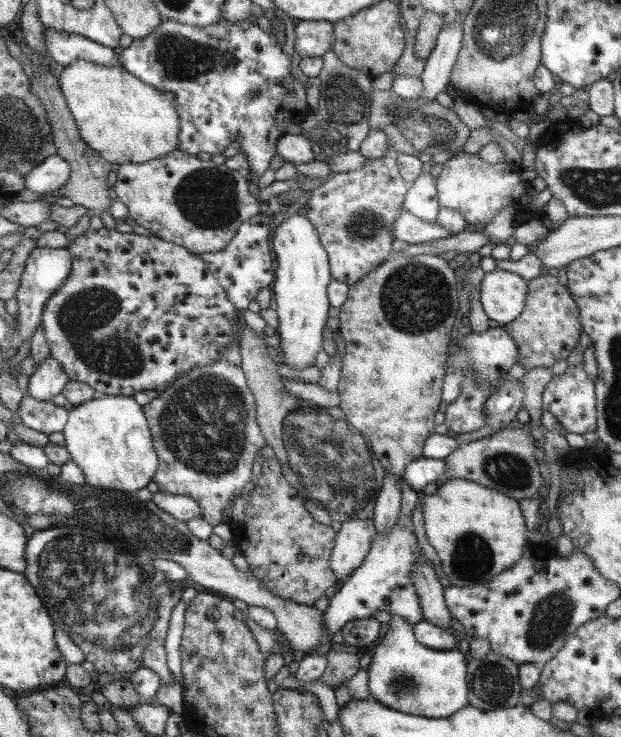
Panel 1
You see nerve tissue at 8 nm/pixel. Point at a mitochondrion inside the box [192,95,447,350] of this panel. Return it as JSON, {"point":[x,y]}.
{"point":[367,226]}

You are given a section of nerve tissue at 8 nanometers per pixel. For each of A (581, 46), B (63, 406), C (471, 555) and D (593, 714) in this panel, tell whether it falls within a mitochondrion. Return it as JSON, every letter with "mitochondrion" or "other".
{"A":"other","B":"other","C":"mitochondrion","D":"other"}

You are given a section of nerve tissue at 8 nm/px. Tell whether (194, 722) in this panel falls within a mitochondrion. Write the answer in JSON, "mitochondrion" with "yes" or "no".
{"mitochondrion":"no"}

